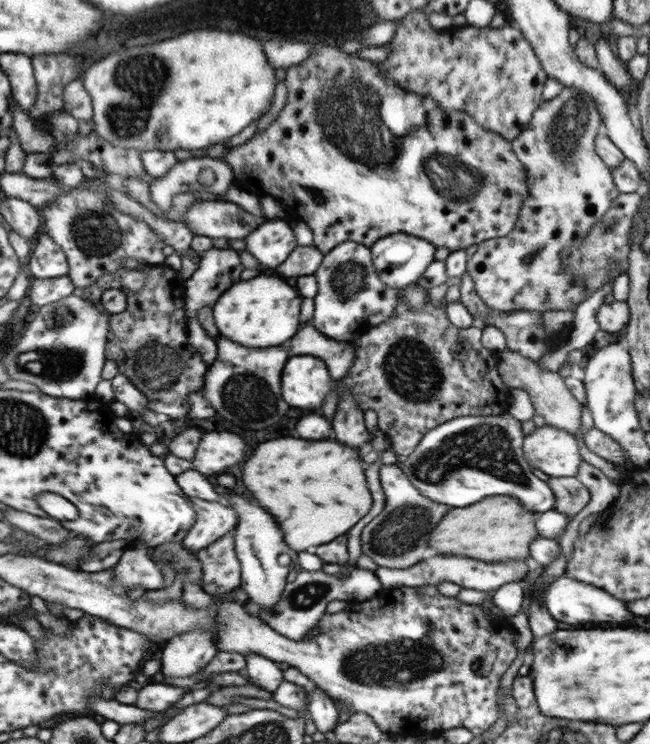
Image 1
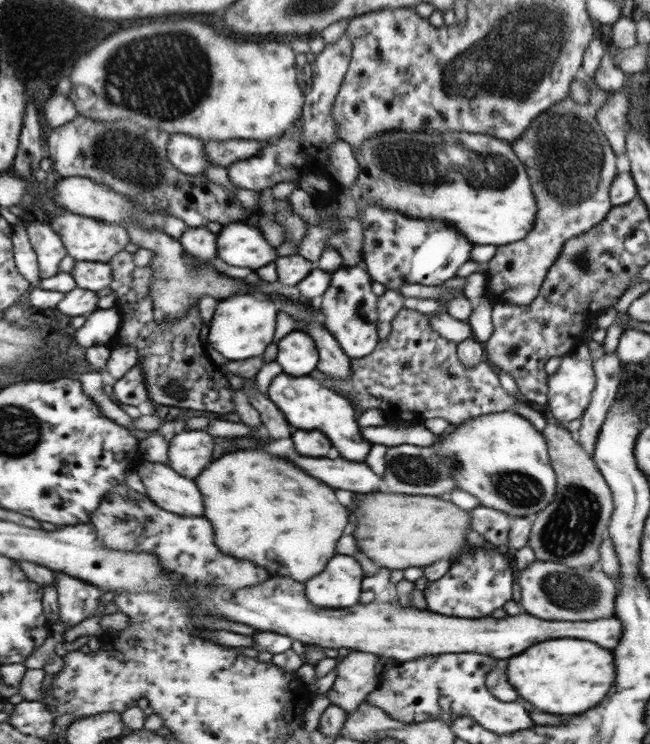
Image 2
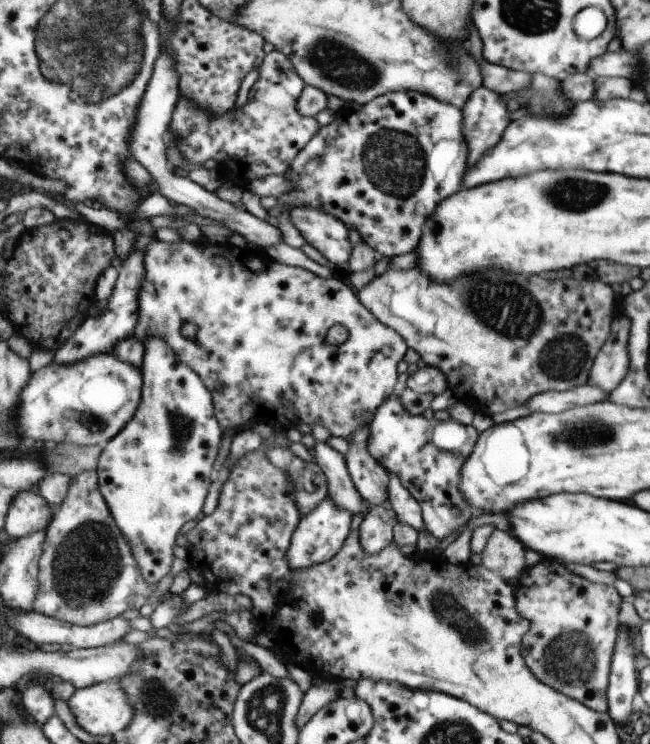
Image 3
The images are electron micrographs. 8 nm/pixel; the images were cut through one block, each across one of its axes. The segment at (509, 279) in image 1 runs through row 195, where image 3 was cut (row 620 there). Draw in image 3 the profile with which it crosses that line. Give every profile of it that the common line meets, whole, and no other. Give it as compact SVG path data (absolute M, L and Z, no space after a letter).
M542 558L541 562L535 562L533 566L525 566L520 576L516 578L513 590L517 590L517 610L521 610L521 618L525 618L528 622L529 634L525 634L525 646L520 646L520 650L525 650L525 666L529 666L529 670L533 670L533 674L537 674L537 678L541 678L541 682L552 687L553 690L575 699L580 703L584 703L586 707L598 713L605 713L608 710L607 690L608 690L608 674L611 672L611 648L616 644L617 634L617 614L619 614L619 604L622 598L615 592L613 586L605 586L605 584L597 584L589 582L584 578L571 574L565 570L565 566L557 562L549 562L548 559Z

